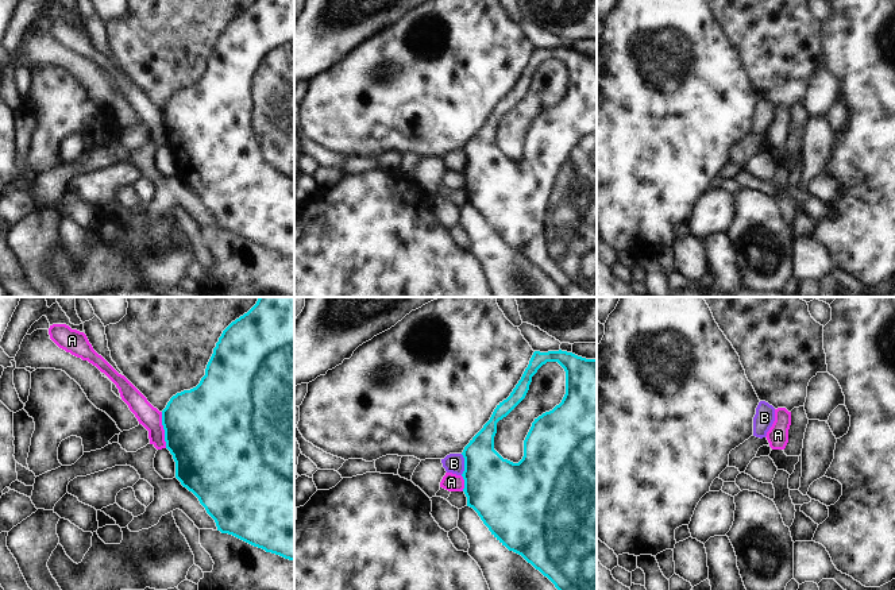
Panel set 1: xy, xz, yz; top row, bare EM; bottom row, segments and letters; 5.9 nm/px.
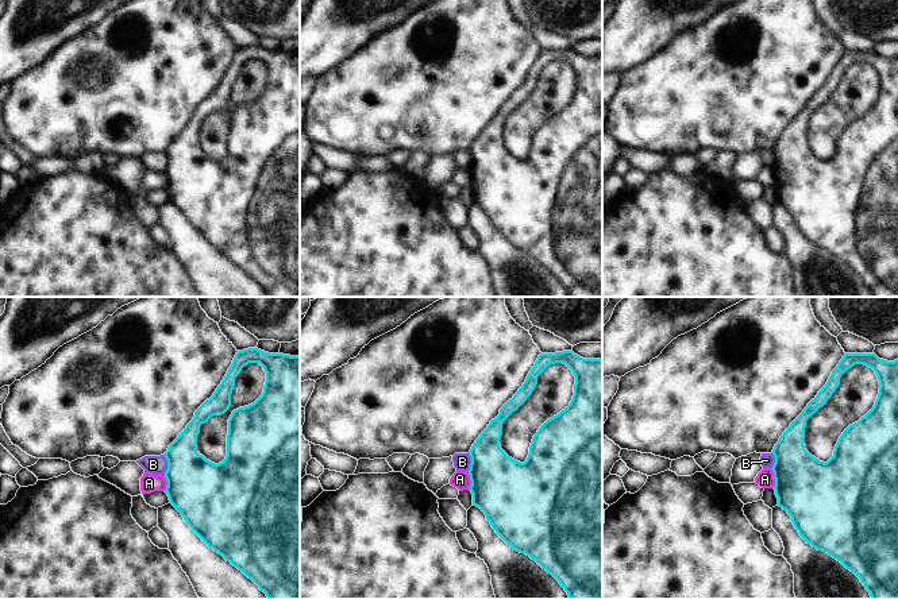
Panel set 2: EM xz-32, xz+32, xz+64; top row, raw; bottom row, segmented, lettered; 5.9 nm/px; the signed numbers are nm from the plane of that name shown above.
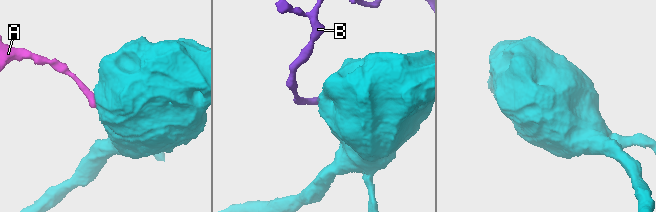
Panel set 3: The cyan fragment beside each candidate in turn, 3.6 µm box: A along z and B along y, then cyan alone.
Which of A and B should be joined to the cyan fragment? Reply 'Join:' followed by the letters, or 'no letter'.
Join: no letter

